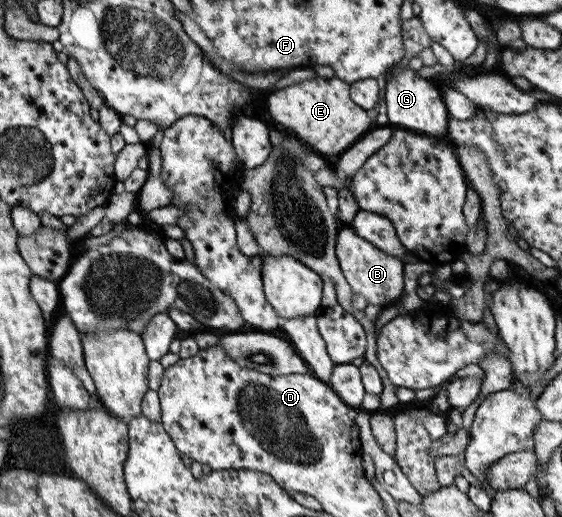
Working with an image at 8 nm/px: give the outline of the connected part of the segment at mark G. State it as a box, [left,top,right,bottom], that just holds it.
[384,66,450,139]

